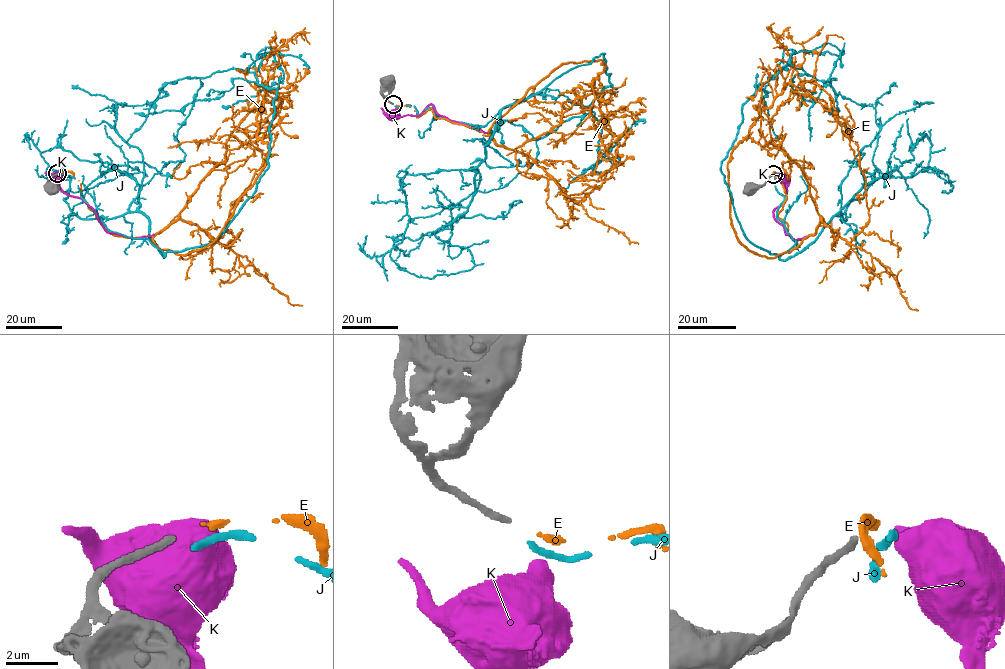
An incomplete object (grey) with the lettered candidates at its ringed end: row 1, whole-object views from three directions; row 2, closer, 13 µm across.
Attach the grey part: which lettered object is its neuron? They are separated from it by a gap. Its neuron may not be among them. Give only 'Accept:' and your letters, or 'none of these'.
Accept: E

